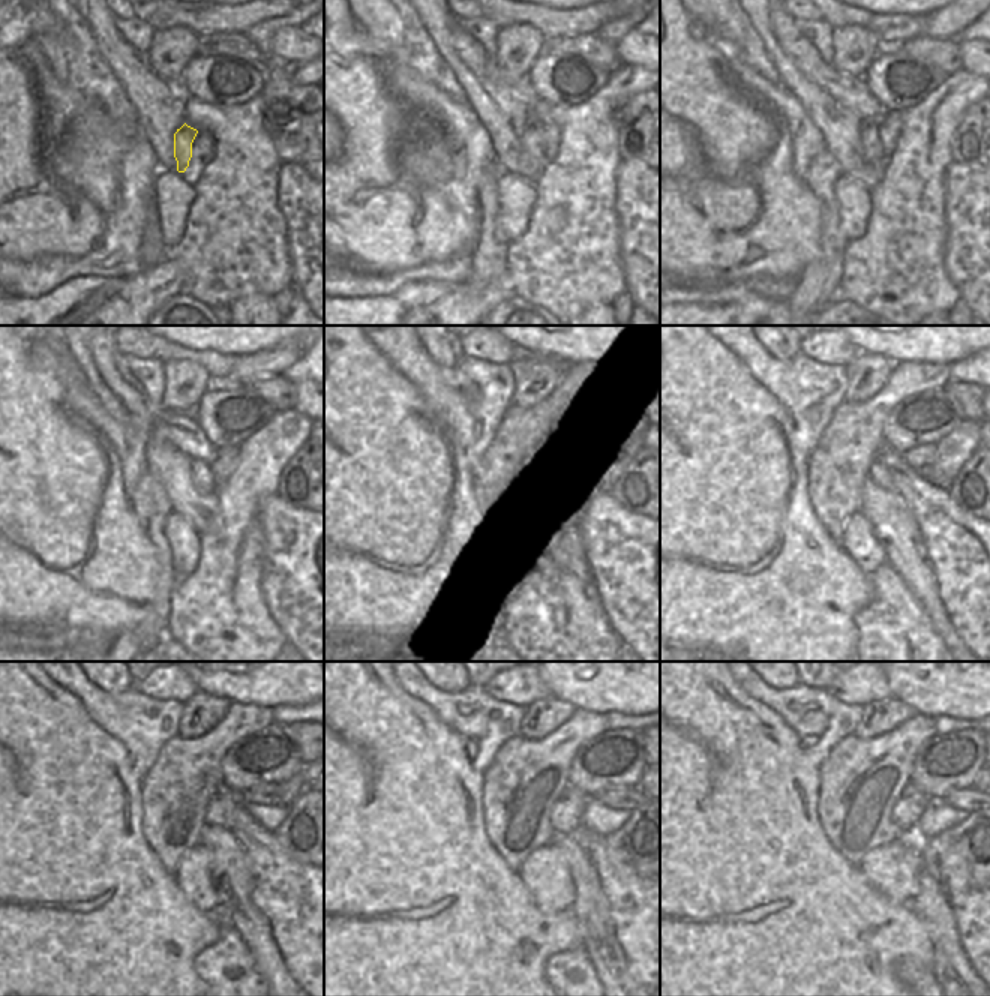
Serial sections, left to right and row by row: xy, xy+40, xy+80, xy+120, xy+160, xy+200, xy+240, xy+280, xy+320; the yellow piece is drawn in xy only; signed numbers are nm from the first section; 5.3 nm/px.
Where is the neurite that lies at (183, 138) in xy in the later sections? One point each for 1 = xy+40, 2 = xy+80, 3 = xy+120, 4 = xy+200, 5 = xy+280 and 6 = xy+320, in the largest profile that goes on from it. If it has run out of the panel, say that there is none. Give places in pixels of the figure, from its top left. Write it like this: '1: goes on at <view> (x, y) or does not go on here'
1: goes on at xy+40 (530, 140)
2: goes on at xy+80 (870, 143)
3: goes on at xy+120 (203, 479)
4: goes on at xy+200 (879, 474)
5: goes on at xy+280 (566, 816)
6: goes on at xy+320 (911, 804)

